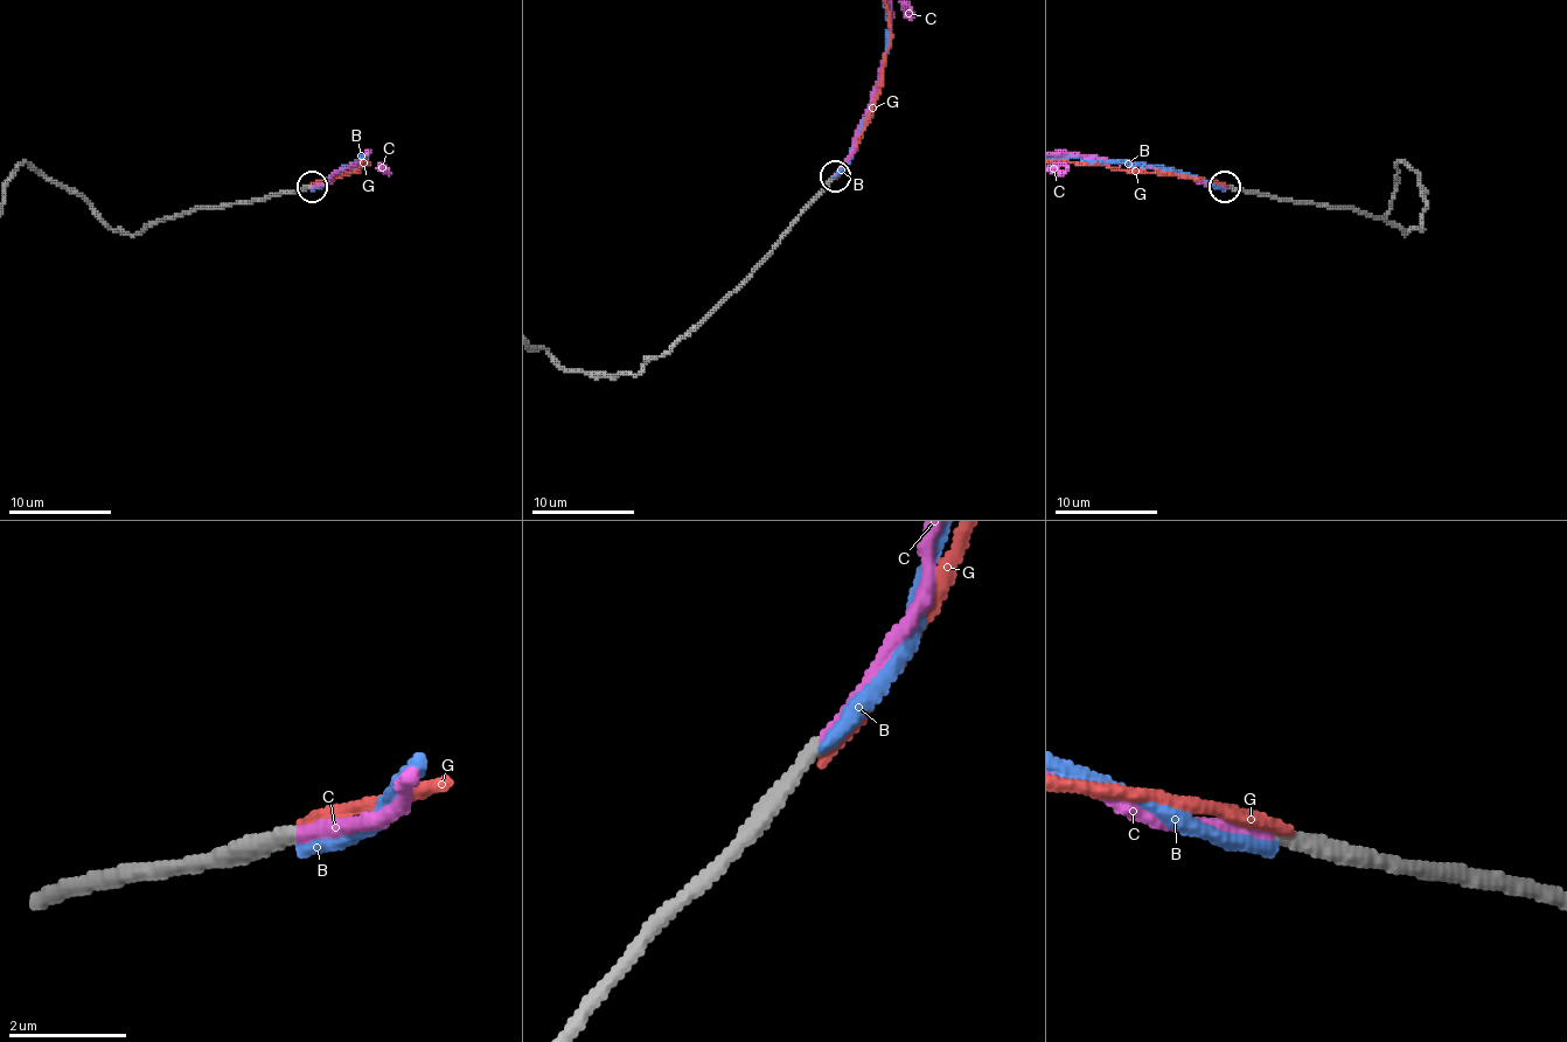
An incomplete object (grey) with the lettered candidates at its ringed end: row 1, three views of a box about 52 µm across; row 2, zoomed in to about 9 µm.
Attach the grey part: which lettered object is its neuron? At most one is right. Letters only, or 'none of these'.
C

